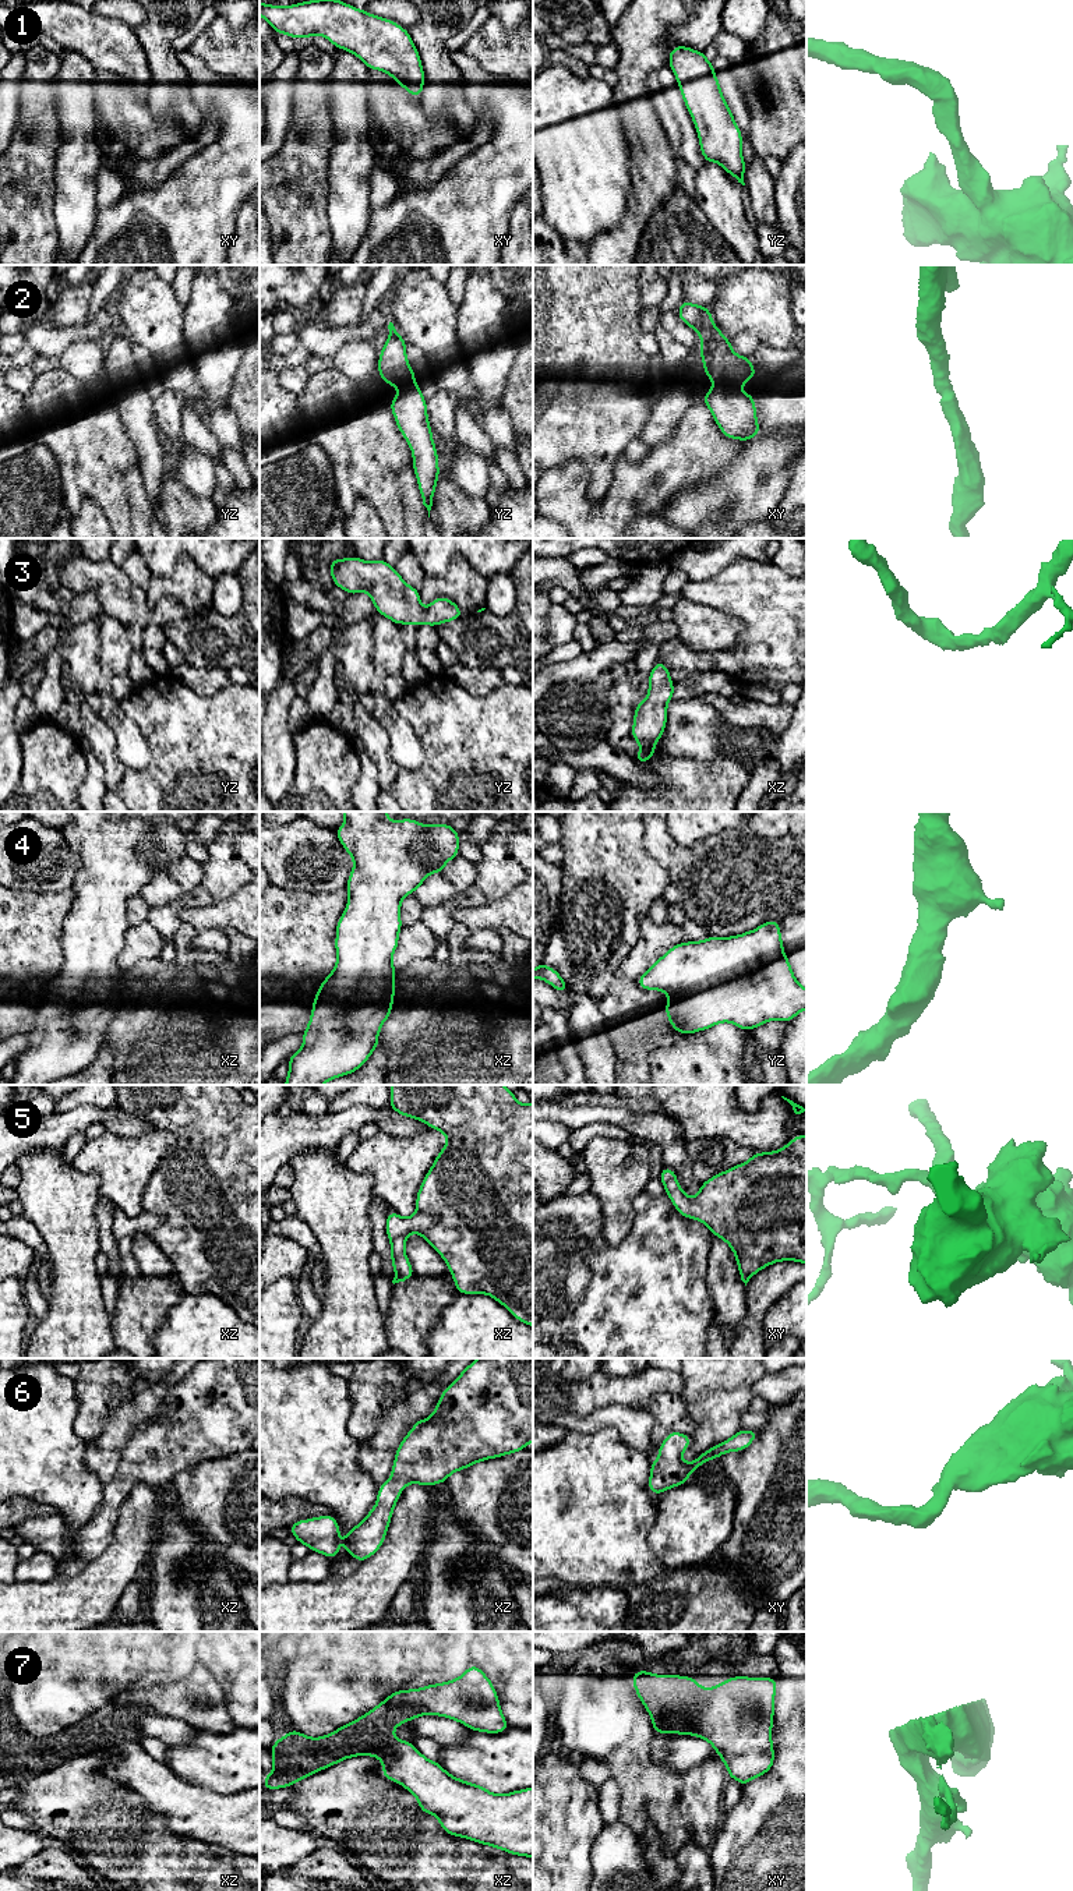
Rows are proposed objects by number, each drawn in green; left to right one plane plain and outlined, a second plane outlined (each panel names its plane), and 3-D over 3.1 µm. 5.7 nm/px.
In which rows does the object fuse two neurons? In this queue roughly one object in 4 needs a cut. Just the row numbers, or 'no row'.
no row

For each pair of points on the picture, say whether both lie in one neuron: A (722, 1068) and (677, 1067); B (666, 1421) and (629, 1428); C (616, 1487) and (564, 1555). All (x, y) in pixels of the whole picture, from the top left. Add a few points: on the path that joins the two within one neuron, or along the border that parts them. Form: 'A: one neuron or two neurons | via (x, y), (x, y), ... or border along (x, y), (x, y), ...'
A: one neuron | via (710, 1068), (702, 1068), (698, 1064), (688, 1067)
B: two neurons | border along (646, 1410), (653, 1417), (650, 1441), (657, 1448)
C: one neuron | via (599, 1504), (564, 1538)

